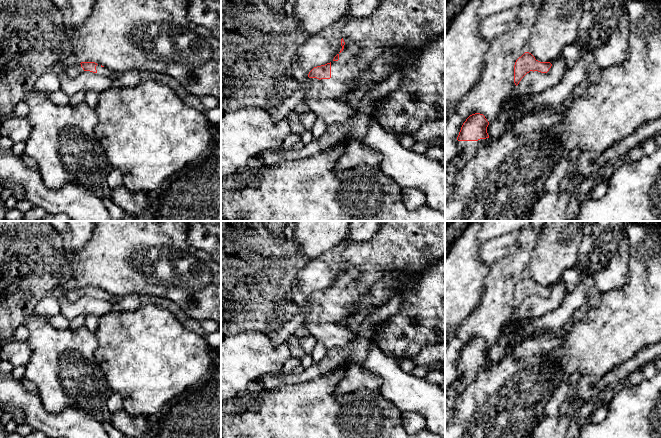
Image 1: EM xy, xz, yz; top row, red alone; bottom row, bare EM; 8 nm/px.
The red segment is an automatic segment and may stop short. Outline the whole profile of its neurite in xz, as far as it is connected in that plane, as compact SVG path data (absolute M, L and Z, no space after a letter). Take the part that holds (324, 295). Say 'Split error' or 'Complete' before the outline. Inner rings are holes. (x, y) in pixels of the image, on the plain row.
Split error. M385 221L368 241L347 241L341 255L342 273L332 286L314 291L308 301L320 304L322 322L339 323L347 319L355 303L389 273L419 271L429 261L444 256L445 221Z

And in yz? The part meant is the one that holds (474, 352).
Split error. M480 337L470 339L463 347L457 361L459 376L452 385L457 395L462 394L481 372L488 371L494 365L487 357L488 349L489 346Z

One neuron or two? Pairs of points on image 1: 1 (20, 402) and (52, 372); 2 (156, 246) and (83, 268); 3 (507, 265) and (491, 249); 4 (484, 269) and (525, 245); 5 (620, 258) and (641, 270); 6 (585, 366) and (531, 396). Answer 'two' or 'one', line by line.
1: two
2: one
3: two
4: two
5: two
6: two

